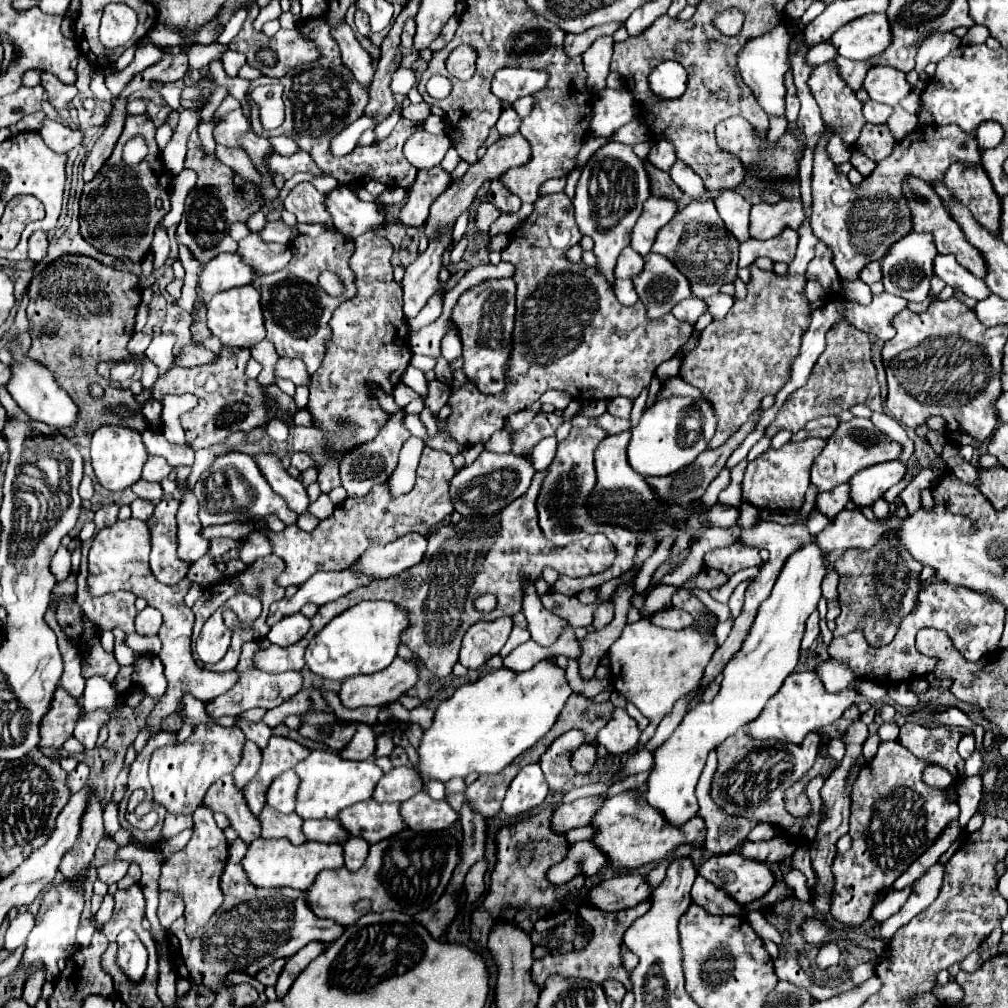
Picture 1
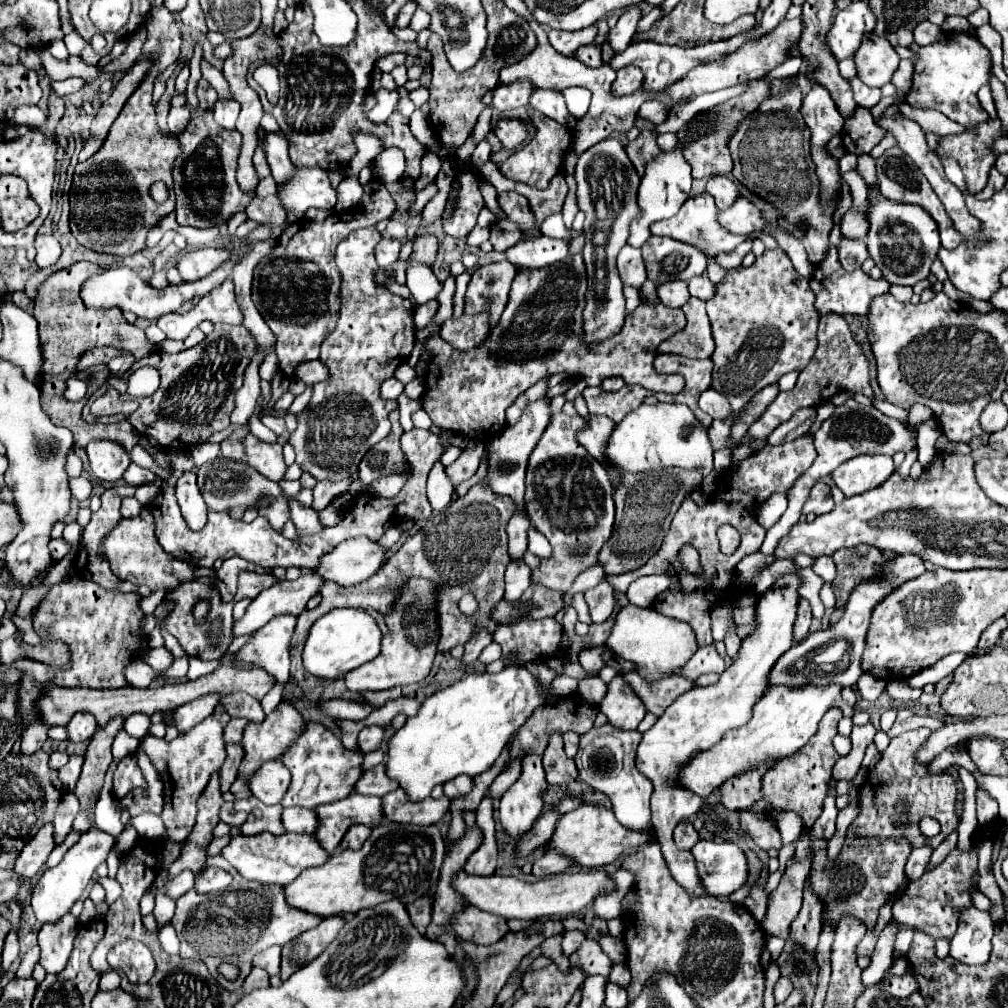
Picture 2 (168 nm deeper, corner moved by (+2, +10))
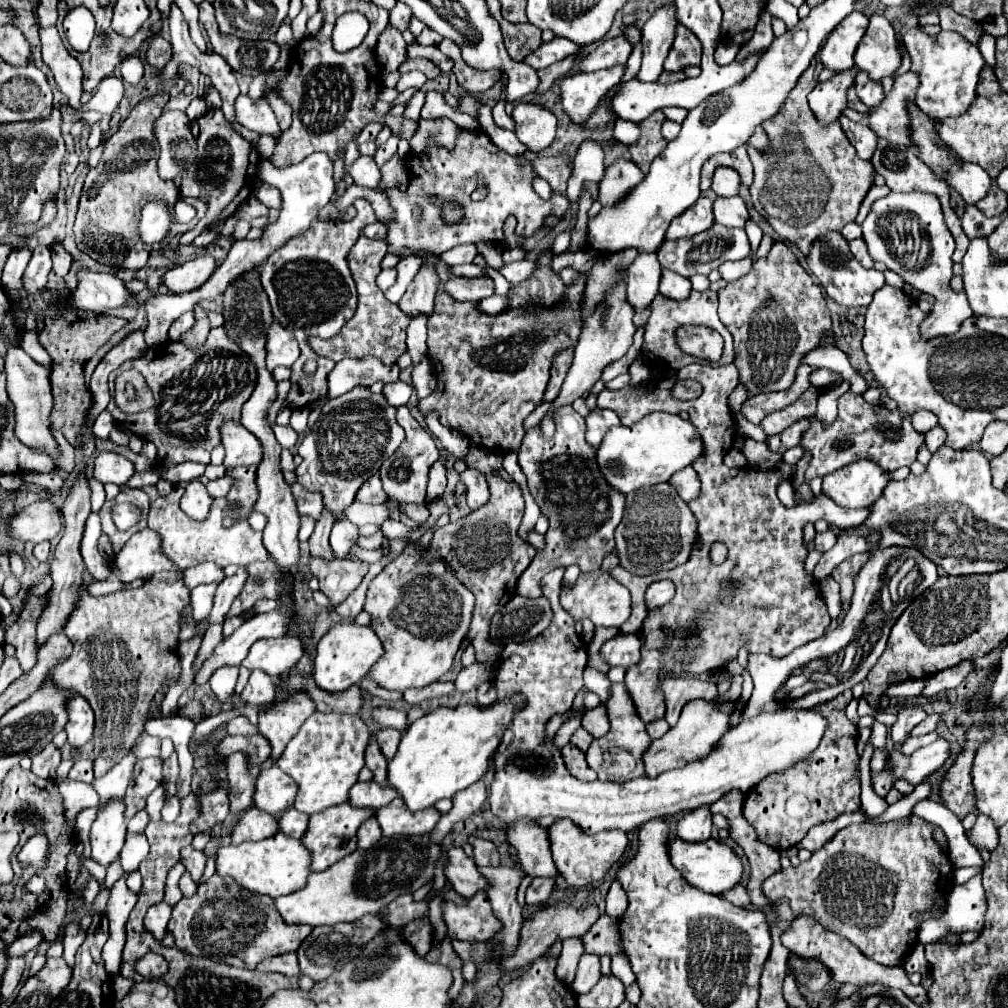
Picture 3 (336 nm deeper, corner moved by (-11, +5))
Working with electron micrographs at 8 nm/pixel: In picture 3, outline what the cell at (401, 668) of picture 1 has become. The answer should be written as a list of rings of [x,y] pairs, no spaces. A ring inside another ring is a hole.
[[[410,543],[368,587],[364,611],[372,615],[372,627],[386,651],[368,677],[382,689],[400,693],[438,681],[450,669],[466,637],[472,609],[474,595],[454,577],[452,569],[440,559],[424,563],[422,549]]]

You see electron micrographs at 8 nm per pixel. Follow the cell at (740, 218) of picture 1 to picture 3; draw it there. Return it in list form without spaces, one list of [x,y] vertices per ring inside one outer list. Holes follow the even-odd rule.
[[[718,167],[718,171],[714,173],[714,183],[712,183],[712,191],[718,197],[736,197],[740,189],[740,175],[734,169],[728,167]]]

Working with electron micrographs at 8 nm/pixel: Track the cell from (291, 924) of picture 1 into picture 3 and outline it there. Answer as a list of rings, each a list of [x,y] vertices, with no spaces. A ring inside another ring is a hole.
[[[214,873],[206,883],[200,883],[196,895],[188,899],[186,897],[180,899],[172,909],[172,919],[168,923],[168,931],[172,931],[178,949],[188,951],[192,955],[204,955],[208,959],[222,961],[226,965],[240,967],[240,969],[256,969],[256,965],[266,957],[296,951],[298,945],[310,935],[312,929],[314,927],[310,925],[288,925],[278,913],[278,909],[274,907],[272,897],[242,889],[232,877],[220,877],[218,873]]]

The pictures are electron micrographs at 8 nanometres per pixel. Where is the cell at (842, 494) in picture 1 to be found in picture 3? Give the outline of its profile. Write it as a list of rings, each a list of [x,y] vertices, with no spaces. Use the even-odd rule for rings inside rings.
[[[692,290],[689,297],[682,301],[656,295],[650,311],[652,313],[646,323],[642,346],[646,357],[652,363],[656,361],[660,367],[682,367],[676,379],[700,381],[704,387],[702,395],[692,401],[678,401],[670,395],[672,379],[654,379],[634,389],[604,389],[598,395],[598,407],[616,411],[622,425],[626,427],[654,411],[686,411],[702,435],[708,455],[706,459],[694,463],[694,469],[702,479],[702,495],[694,499],[694,503],[688,503],[690,511],[698,519],[700,543],[692,549],[684,565],[662,573],[662,579],[674,581],[676,595],[660,609],[652,609],[644,623],[644,627],[658,627],[658,635],[662,635],[666,627],[668,631],[664,637],[648,639],[648,643],[642,645],[640,663],[626,671],[628,695],[644,723],[652,723],[664,717],[664,699],[658,687],[664,681],[666,671],[702,673],[708,669],[722,669],[728,659],[738,655],[740,645],[746,645],[750,653],[786,657],[794,649],[822,637],[830,625],[830,615],[820,595],[818,583],[802,567],[808,555],[807,547],[802,545],[802,529],[806,523],[816,523],[818,519],[826,519],[832,530],[850,529],[862,523],[862,519],[868,515],[868,509],[840,509],[824,493],[820,493],[812,503],[784,507],[775,490],[782,481],[790,481],[790,477],[796,475],[796,466],[782,460],[775,466],[776,469],[765,472],[754,468],[728,469],[722,463],[722,439],[734,437],[734,421],[728,409],[728,397],[738,385],[738,371],[734,365],[726,365],[734,361],[734,345],[732,335],[716,313],[717,292],[706,290],[698,293]],[[684,323],[706,325],[722,335],[722,359],[704,365],[704,359],[682,353],[676,343],[675,331],[676,327]],[[692,363],[703,365],[690,365]],[[720,365],[724,367],[712,367]],[[714,541],[720,541],[728,547],[728,559],[722,565],[710,563],[708,551]]]

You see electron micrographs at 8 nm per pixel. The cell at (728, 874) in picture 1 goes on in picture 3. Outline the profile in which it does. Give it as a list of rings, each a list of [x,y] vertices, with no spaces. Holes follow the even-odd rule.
[[[676,837],[670,841],[670,859],[688,883],[692,883],[694,887],[698,887],[706,893],[712,893],[712,895],[722,895],[722,893],[734,889],[744,875],[740,857],[734,853],[734,849],[730,845],[726,845],[718,839],[708,839],[702,843],[686,843]]]

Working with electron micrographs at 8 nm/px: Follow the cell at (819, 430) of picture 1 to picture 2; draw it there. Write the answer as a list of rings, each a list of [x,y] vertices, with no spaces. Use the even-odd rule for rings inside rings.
[[[803,408],[803,410],[797,410],[797,414],[793,414],[791,420],[783,422],[777,430],[773,430],[767,438],[769,444],[783,444],[783,442],[791,442],[803,434],[809,432],[811,424],[815,422],[815,408]]]

